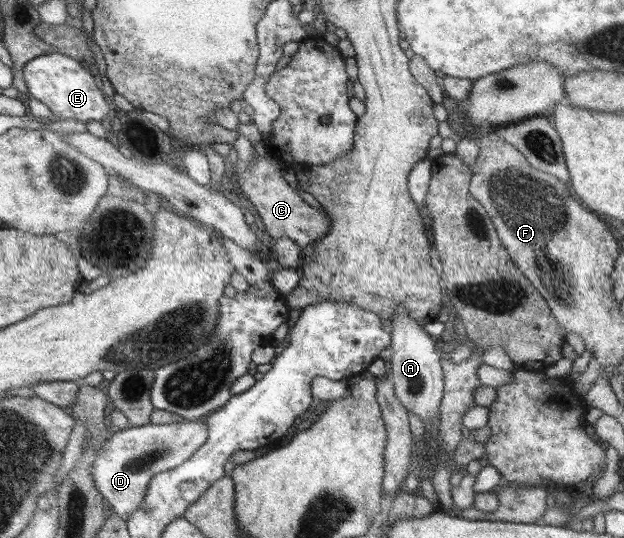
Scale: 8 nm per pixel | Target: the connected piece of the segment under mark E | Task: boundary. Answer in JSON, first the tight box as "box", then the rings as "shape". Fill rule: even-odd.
{"box":[23,51,110,124],"shape":[[[56,51],[37,55],[24,64],[23,78],[30,98],[43,103],[61,120],[76,120],[81,124],[100,122],[110,111],[106,99],[94,83],[94,77],[71,56]]]}

